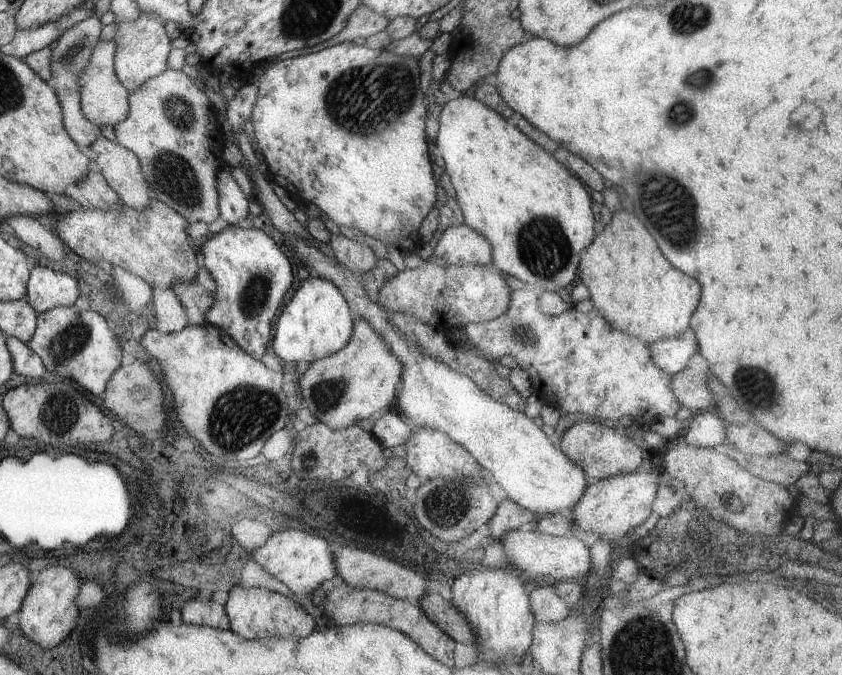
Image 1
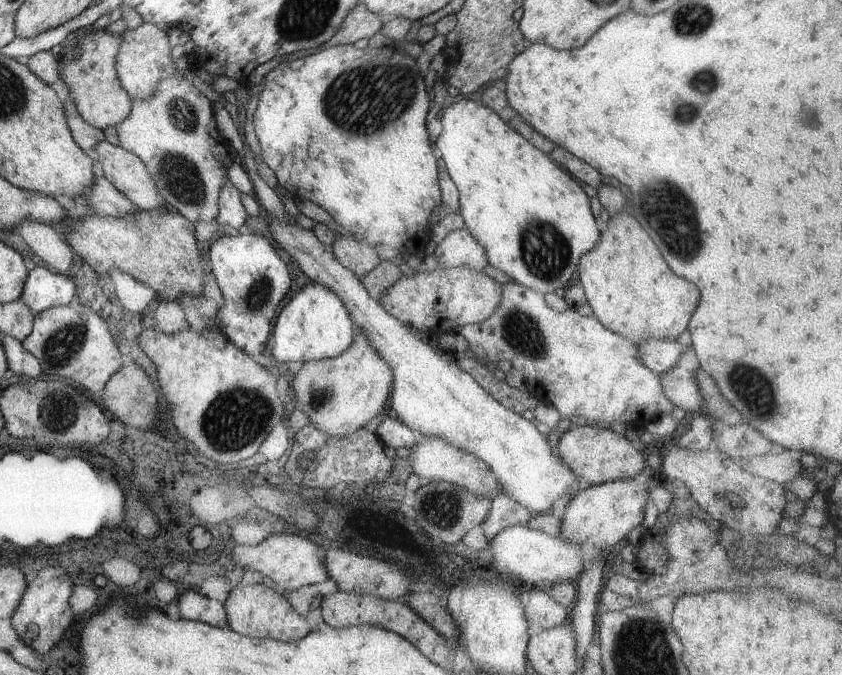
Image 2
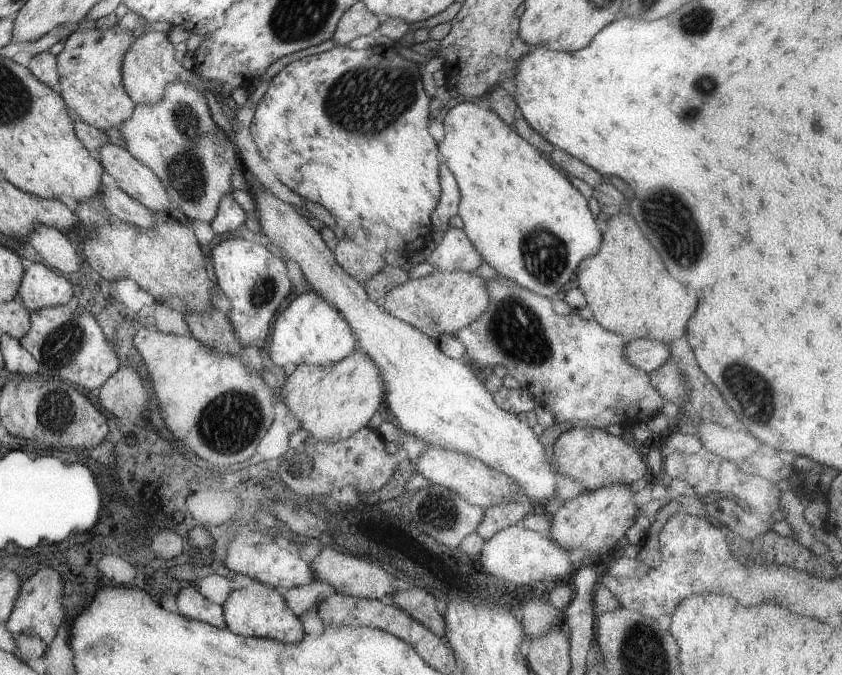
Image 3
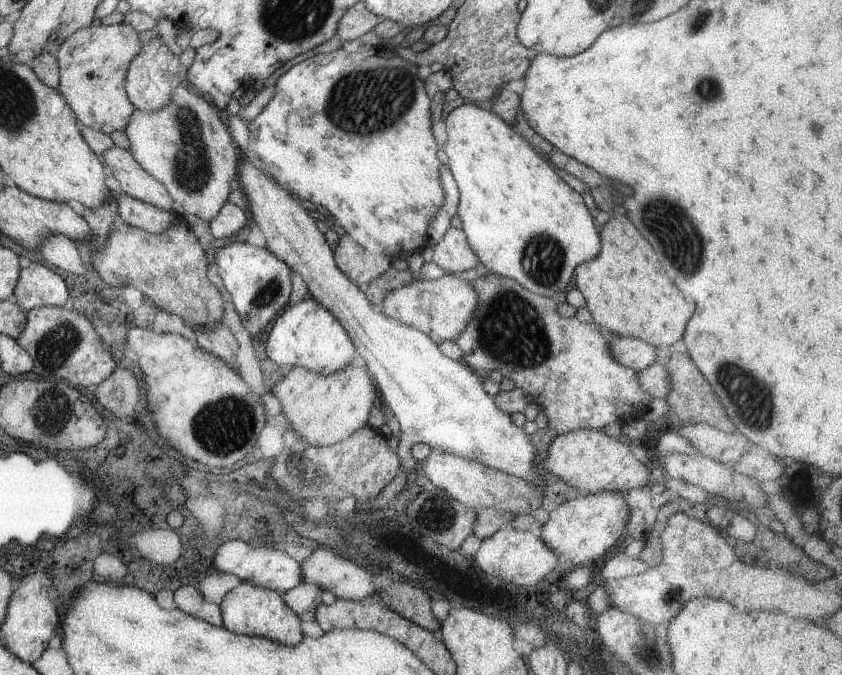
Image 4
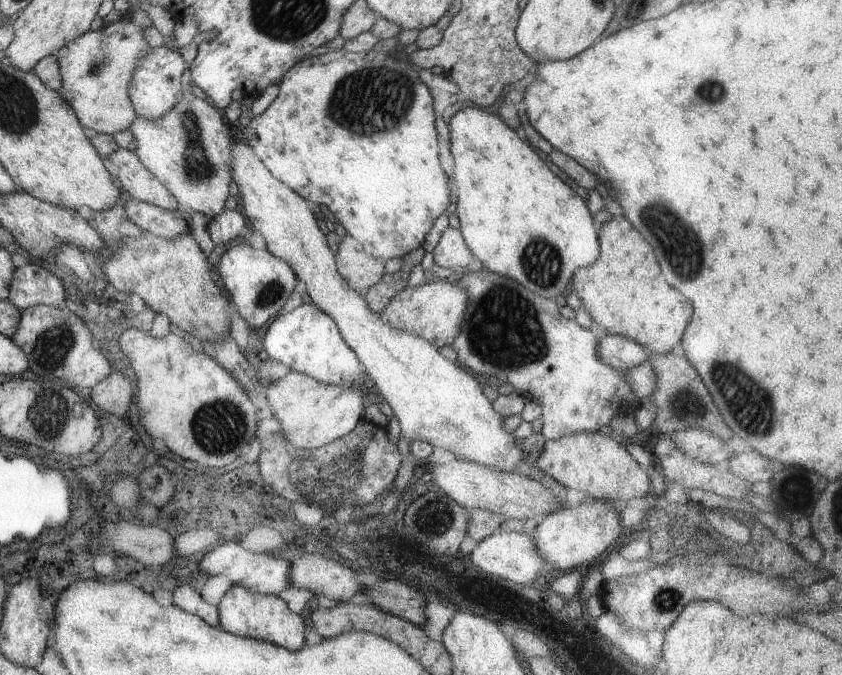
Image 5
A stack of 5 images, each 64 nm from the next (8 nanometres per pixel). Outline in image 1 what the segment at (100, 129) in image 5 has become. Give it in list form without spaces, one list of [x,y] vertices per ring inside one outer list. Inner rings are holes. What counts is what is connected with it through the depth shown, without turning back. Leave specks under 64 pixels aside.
[[[113,38],[110,40],[101,40],[92,46],[88,63],[83,67],[82,73],[77,77],[76,83],[79,89],[80,109],[83,116],[98,127],[103,125],[113,126],[121,119],[127,118],[129,92],[123,88],[114,71],[114,52],[115,45]]]

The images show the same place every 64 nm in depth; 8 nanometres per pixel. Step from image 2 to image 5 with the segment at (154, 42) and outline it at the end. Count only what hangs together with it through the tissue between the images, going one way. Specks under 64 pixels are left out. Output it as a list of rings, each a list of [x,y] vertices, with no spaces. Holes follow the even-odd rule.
[[[165,44],[158,48],[150,48],[150,51],[132,70],[126,88],[136,116],[153,121],[169,112],[169,109],[179,102],[187,86],[186,73],[187,64],[181,59],[179,53],[169,50]]]

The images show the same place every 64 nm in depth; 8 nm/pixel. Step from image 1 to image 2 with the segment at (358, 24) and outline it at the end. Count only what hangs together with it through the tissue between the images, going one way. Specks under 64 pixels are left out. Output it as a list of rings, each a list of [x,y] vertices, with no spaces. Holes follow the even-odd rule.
[[[357,2],[345,15],[337,27],[335,34],[325,41],[327,46],[335,44],[351,45],[359,38],[368,38],[377,32],[384,24],[384,18],[366,9],[366,6]]]

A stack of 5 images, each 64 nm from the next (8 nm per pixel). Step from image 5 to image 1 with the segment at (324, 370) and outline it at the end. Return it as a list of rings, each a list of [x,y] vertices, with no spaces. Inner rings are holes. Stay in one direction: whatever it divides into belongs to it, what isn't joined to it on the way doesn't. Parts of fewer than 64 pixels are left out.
[[[310,276],[302,282],[289,302],[283,306],[282,312],[279,314],[277,322],[275,322],[275,335],[271,340],[271,348],[279,356],[281,362],[291,361],[297,363],[300,360],[309,363],[319,362],[323,357],[341,350],[349,342],[352,335],[353,317],[354,315],[345,302],[343,295],[332,282]]]

